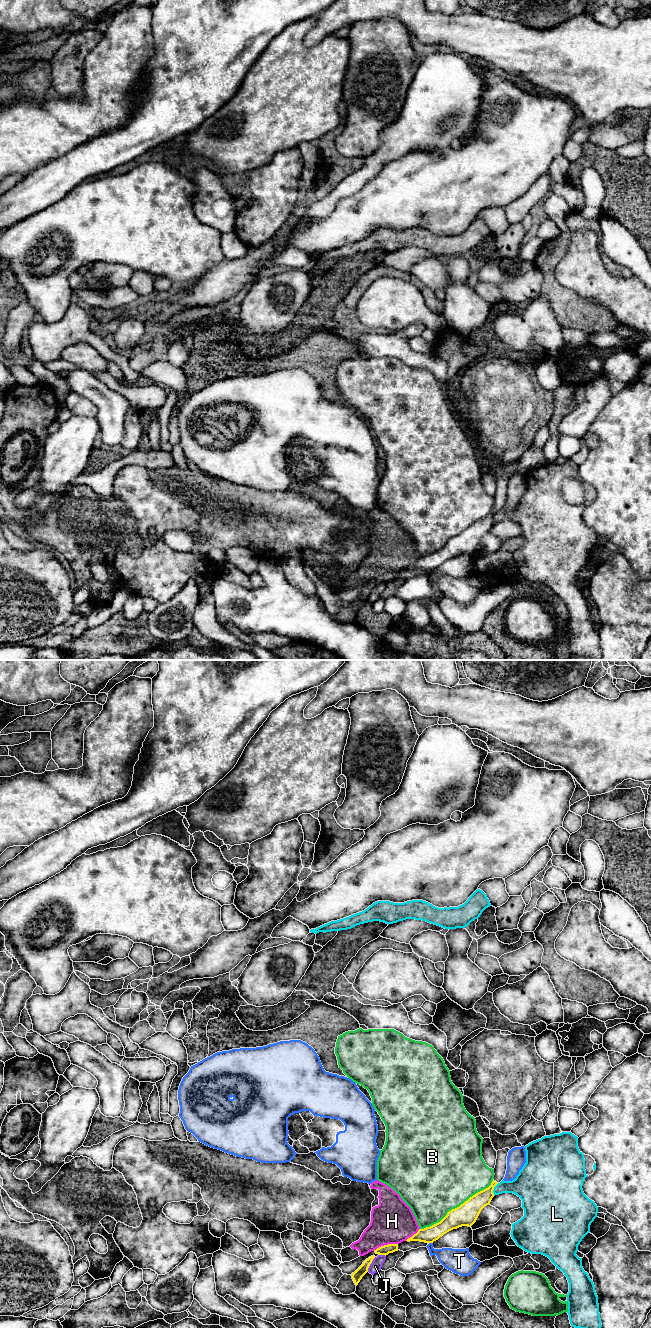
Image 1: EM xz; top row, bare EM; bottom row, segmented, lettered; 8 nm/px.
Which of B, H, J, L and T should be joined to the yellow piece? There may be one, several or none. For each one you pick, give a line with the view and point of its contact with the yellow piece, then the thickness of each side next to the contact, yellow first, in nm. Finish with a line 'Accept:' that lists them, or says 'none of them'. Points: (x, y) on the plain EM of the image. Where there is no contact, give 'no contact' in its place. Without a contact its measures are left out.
Accept: none of them

